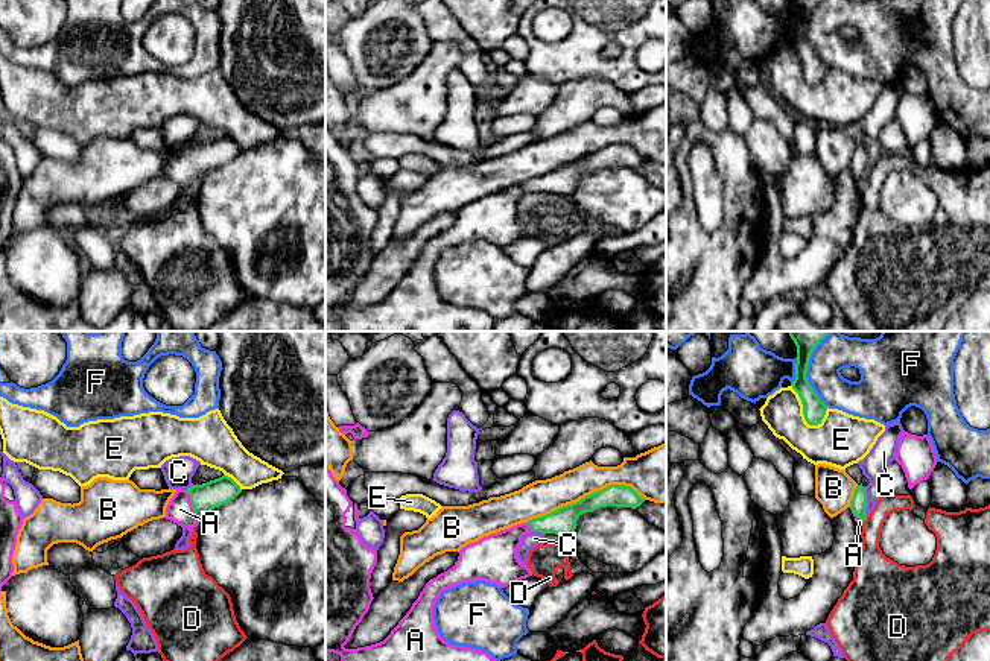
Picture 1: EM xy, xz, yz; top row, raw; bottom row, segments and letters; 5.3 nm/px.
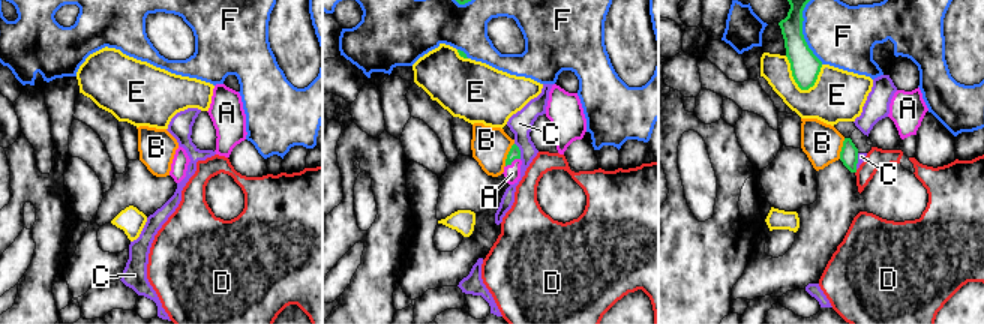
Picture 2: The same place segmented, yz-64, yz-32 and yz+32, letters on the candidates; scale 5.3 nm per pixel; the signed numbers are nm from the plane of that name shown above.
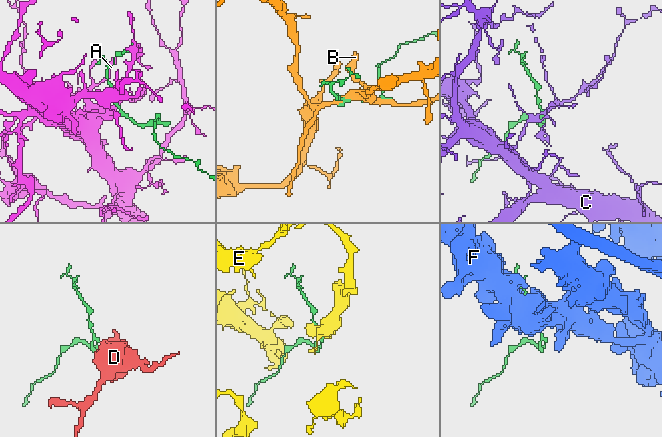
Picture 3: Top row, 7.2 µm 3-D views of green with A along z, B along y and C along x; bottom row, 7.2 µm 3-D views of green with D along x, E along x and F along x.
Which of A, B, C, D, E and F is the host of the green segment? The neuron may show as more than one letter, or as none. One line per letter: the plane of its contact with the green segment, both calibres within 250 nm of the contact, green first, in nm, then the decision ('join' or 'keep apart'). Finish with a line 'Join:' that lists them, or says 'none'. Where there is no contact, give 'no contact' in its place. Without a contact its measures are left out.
A: meets green in xy; 150 nm thick on the green side, 140 nm on the other; join
B: meets green in xz; 140 nm thick on the green side, 190 nm on the other; keep apart
C: meets green in yz; 90 nm thick on the green side, 120 nm on the other; keep apart
D: meets green in yz; 90 nm thick on the green side, 170 nm on the other; keep apart
E: meets green in yz; 120 nm thick on the green side, 280 nm on the other; keep apart
F: meets green in yz; 120 nm thick on the green side, 180 nm on the other; keep apart
Join: A

